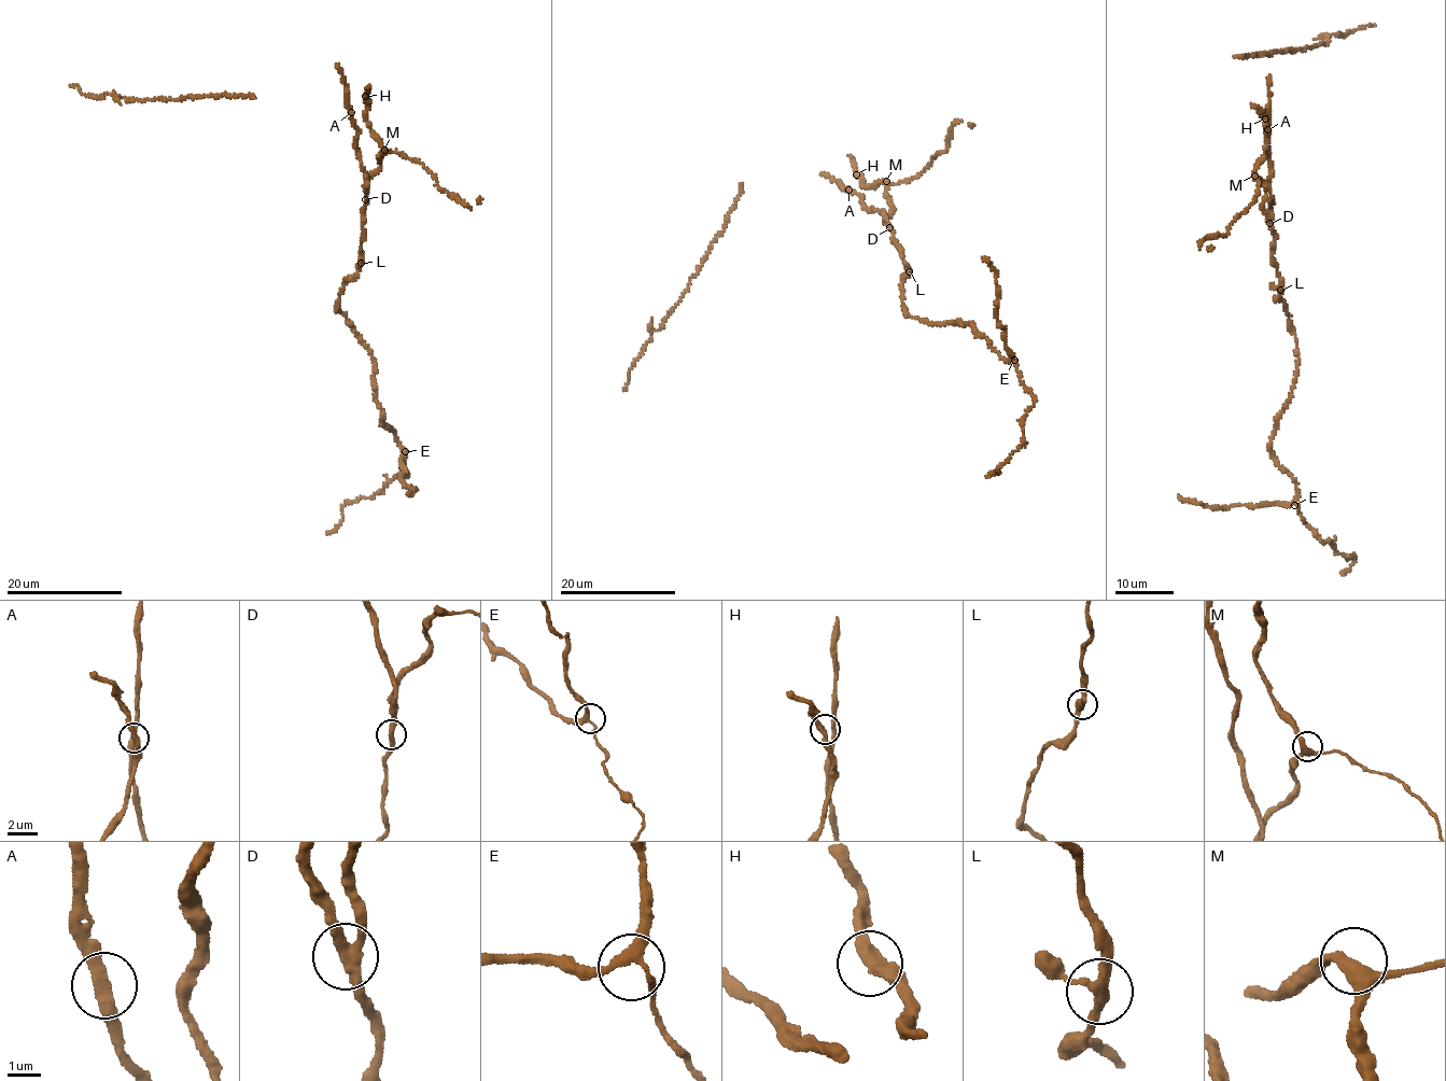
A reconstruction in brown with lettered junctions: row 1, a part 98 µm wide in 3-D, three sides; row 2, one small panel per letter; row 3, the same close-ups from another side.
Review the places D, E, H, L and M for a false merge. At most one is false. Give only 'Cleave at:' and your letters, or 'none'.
Cleave at: D

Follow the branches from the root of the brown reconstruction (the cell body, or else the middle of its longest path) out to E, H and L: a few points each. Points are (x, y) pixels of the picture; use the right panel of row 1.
E: (1275, 240), (1272, 264), (1280, 282), (1277, 298), (1289, 317), (1299, 364), (1269, 454), (1296, 485), (1294, 505)
H: (1275, 240), (1269, 191), (1255, 174), (1268, 139), (1265, 118)
L: (1275, 240), (1272, 264), (1277, 270), (1280, 290)

